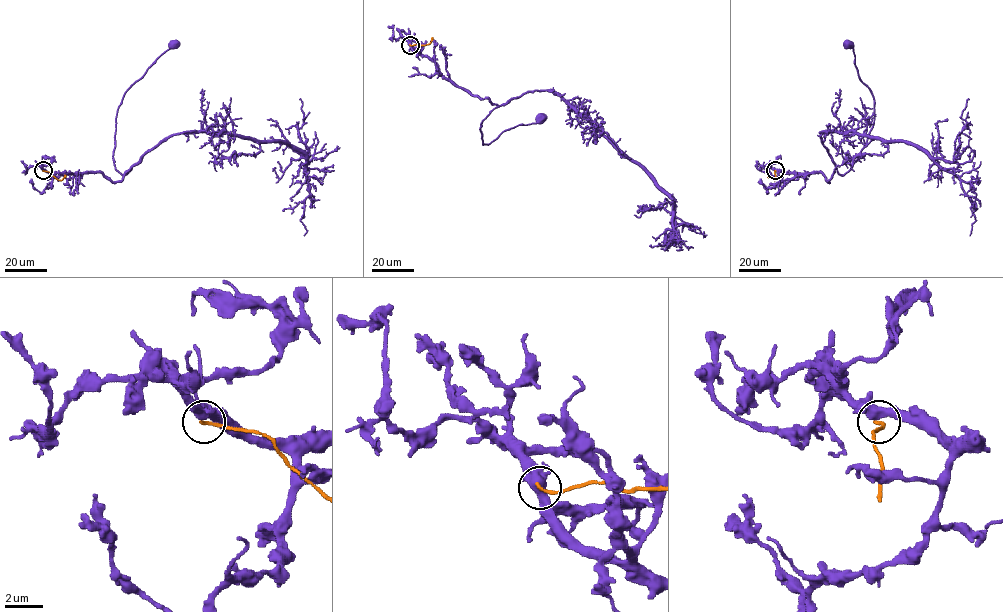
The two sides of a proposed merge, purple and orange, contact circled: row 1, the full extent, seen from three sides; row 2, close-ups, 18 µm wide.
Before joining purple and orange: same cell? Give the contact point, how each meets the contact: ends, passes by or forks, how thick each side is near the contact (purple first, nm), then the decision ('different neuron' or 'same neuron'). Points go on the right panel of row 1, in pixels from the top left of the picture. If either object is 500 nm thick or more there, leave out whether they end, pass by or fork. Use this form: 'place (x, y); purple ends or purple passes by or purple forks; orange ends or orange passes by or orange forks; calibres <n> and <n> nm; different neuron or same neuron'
place (775, 170); purple passes by; orange ends; calibres 480 and 170 nm; different neuron

